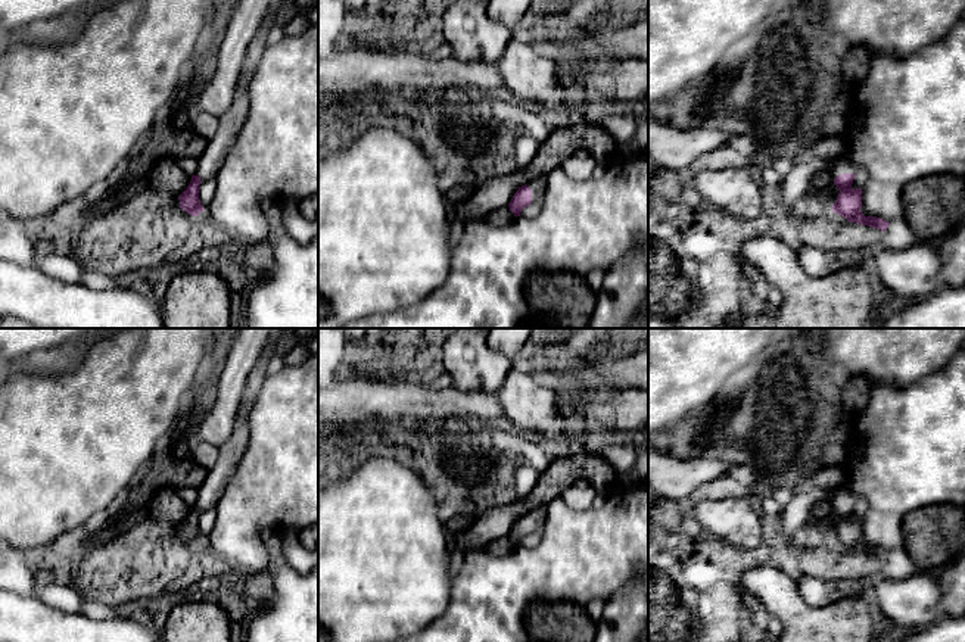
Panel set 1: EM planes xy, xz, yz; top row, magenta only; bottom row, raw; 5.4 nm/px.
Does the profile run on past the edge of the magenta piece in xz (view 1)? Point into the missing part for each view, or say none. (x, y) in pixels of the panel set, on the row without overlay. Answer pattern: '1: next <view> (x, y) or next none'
1: next xz (538, 516)

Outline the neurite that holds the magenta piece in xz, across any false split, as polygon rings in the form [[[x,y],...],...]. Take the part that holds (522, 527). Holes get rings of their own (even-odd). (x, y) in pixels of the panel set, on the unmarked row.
[[[539,505],[530,512],[519,517],[511,532],[508,533],[508,537],[514,543],[514,546],[520,546],[522,539],[539,529],[544,529],[545,521],[547,521],[547,505]]]

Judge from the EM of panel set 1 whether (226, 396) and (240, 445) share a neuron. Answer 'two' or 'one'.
two

